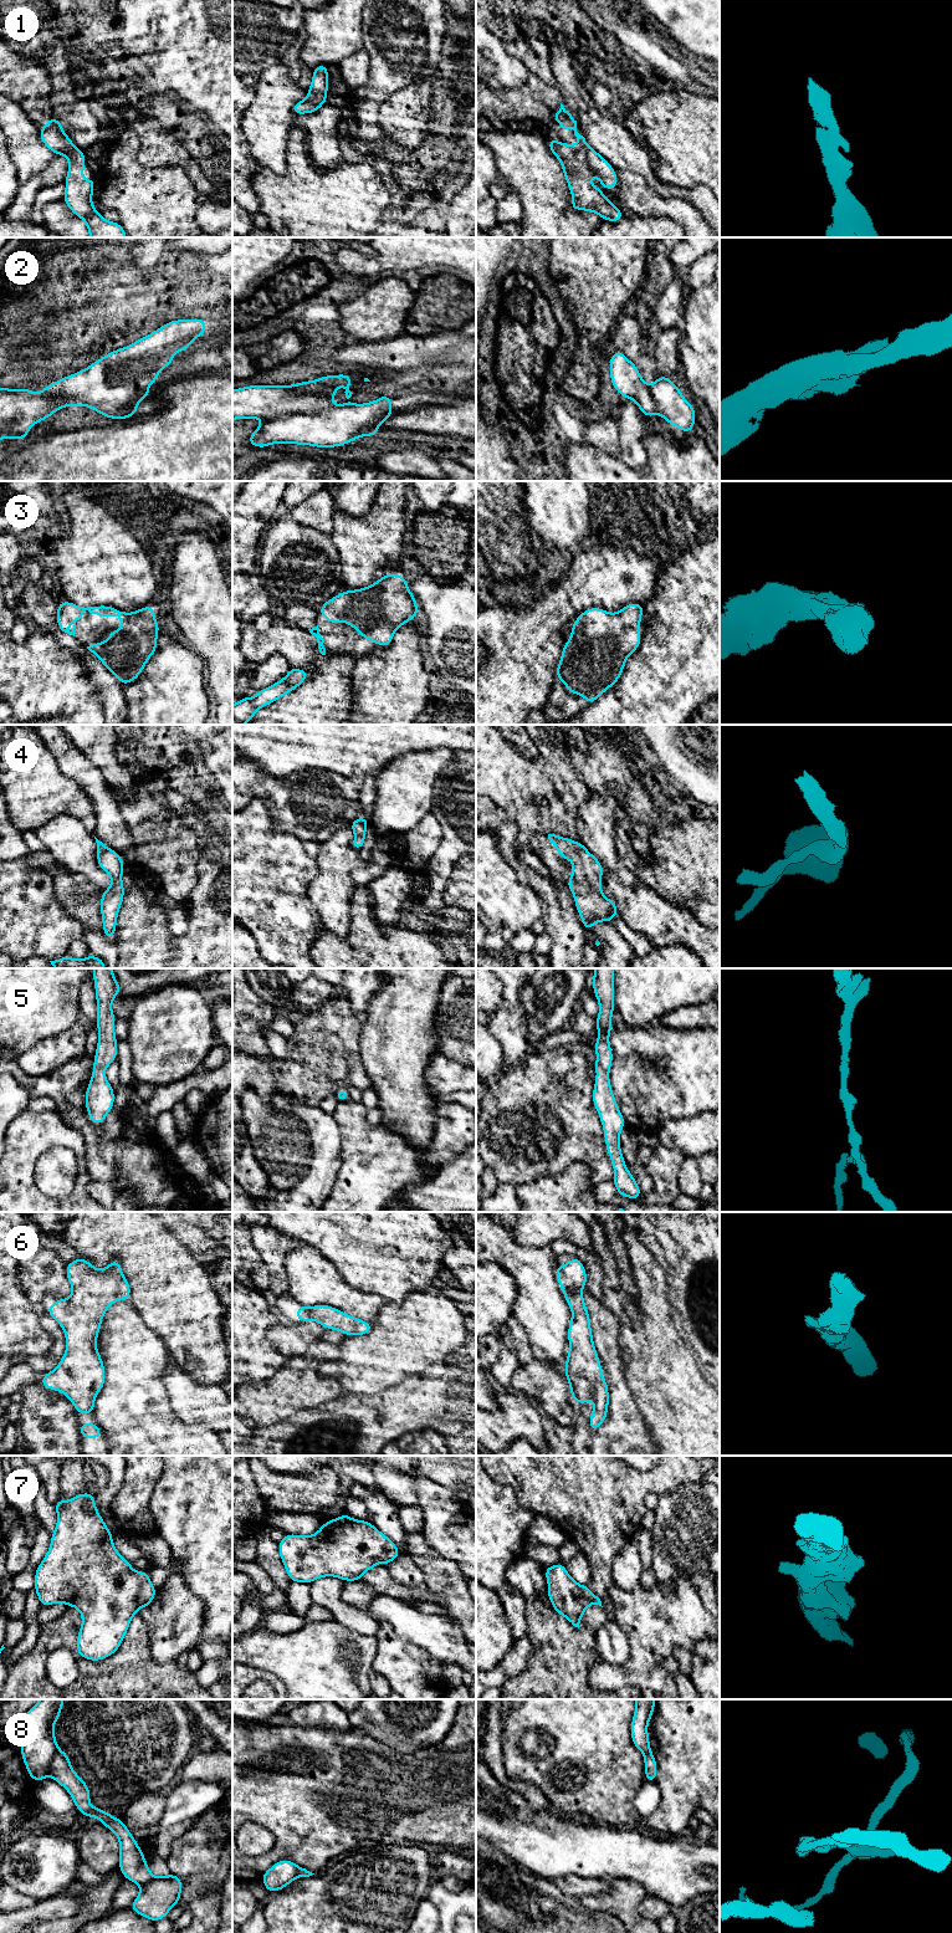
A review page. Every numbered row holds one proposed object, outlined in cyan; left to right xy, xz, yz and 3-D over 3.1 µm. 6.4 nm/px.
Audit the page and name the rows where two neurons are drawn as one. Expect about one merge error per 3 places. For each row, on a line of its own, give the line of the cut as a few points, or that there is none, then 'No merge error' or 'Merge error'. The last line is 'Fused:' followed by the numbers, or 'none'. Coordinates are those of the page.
1: No split. No merge error
2: No split. No merge error
3: No split. No merge error
4: No split. No merge error
5: No split. No merge error
6: No split. No merge error
7: No split. No merge error
8: Split along xy (60, 1750), (50, 1764), (49, 1774). Merge error
Fused: 8

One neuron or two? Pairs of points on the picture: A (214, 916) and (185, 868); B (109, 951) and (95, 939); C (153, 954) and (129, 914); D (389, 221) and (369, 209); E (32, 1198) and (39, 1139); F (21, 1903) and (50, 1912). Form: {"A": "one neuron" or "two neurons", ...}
{"A": "two neurons", "B": "one neuron", "C": "one neuron", "D": "two neurons", "E": "one neuron", "F": "two neurons"}

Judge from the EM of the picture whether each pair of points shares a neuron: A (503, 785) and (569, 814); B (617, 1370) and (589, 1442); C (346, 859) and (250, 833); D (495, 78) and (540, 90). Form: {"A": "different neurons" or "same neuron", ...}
{"A": "same neuron", "B": "same neuron", "C": "different neurons", "D": "different neurons"}

